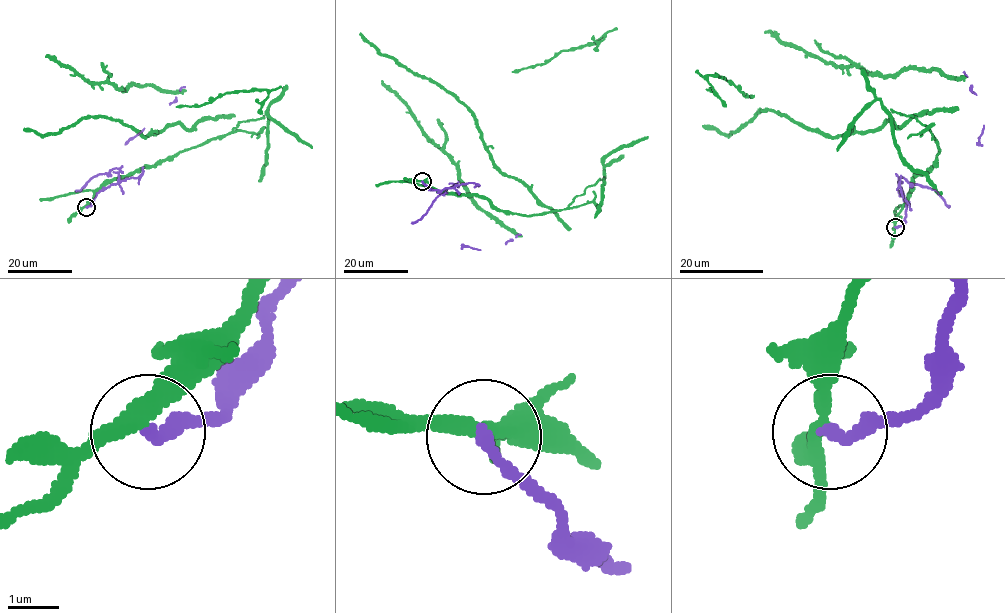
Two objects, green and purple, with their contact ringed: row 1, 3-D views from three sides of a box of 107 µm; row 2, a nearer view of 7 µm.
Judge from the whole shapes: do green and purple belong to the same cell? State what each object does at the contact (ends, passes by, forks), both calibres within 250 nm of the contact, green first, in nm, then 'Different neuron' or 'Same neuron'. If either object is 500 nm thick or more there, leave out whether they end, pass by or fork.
At the ring green passes by. At the ring purple ends. Thickness 280 nm (green) against 260 nm. Different neuron

